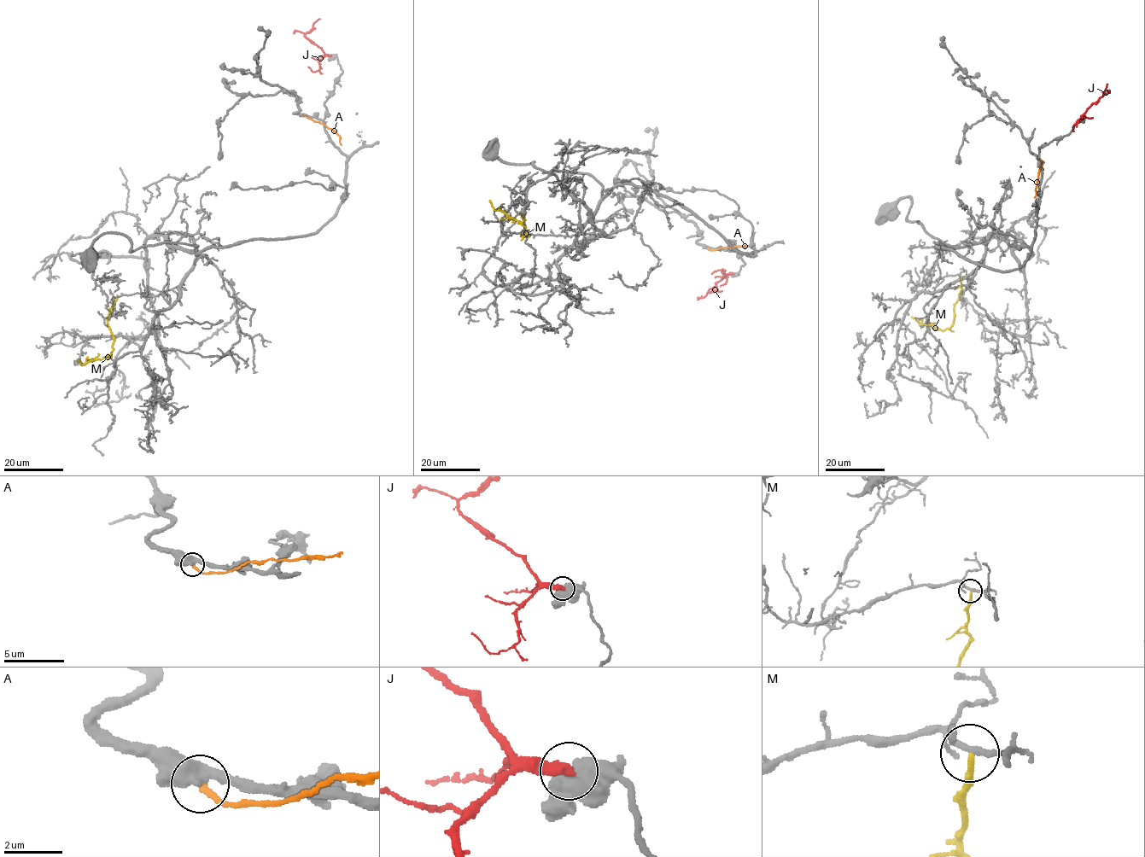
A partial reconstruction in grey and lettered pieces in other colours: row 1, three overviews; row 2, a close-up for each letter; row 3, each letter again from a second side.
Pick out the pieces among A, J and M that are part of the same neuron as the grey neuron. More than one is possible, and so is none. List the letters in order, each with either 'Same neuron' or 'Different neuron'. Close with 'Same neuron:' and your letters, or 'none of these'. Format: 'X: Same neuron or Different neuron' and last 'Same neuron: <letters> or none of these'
A: Different neuron
J: Different neuron
M: Different neuron
Same neuron: none of these

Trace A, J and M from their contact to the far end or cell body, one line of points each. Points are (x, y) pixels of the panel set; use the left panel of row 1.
A: (303, 114), (332, 129), (340, 137), (341, 144)
J: (330, 55), (327, 55), (305, 36), (319, 18)
M: (117, 297), (108, 319), (113, 341), (110, 358), (81, 364), (77, 359)

